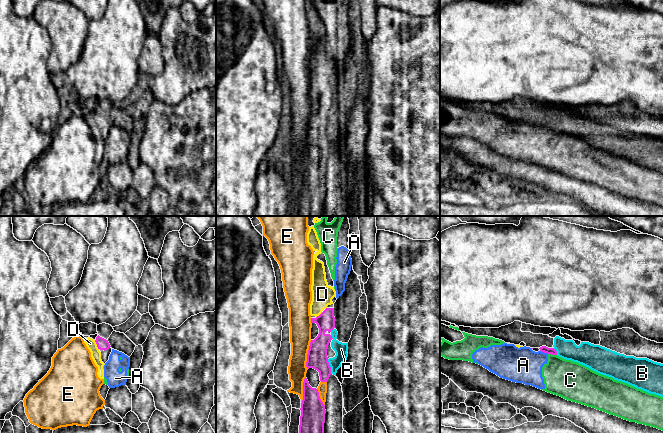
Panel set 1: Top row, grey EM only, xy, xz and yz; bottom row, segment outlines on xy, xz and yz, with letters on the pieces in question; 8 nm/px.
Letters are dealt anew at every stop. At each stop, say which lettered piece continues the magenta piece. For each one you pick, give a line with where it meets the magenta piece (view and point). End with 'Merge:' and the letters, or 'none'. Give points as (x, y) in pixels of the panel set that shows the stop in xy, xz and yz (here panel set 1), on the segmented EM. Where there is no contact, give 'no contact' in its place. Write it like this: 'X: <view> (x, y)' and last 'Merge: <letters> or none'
D: xy (97, 345)
Merge: D

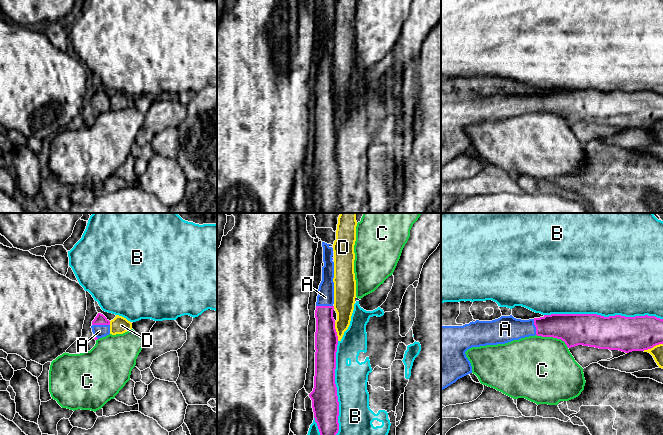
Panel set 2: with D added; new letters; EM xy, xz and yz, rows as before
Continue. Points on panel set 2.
A: xy (101, 324)
Merge: A

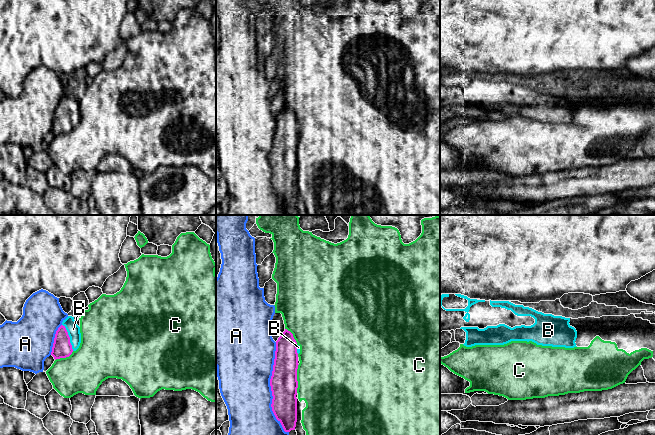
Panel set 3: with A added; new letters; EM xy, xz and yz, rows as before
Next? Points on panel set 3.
B: xy (69, 337)
Merge: B

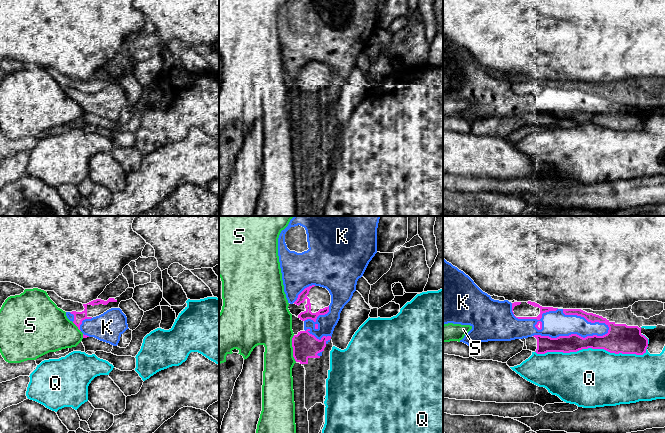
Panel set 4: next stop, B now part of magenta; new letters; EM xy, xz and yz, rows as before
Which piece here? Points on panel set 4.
K: yz (572, 334)
Merge: K

